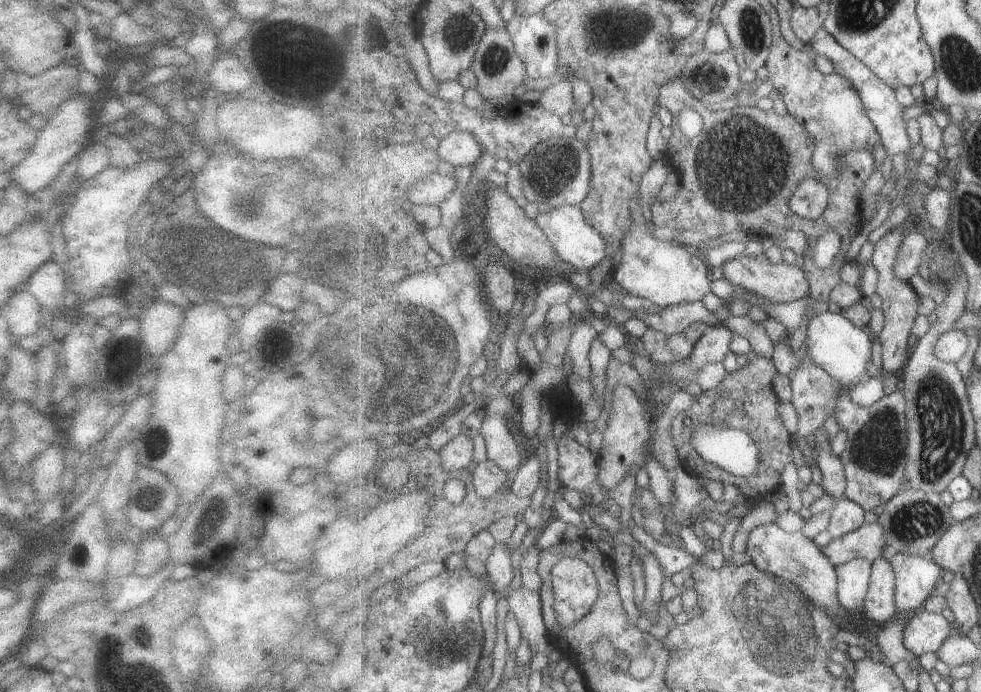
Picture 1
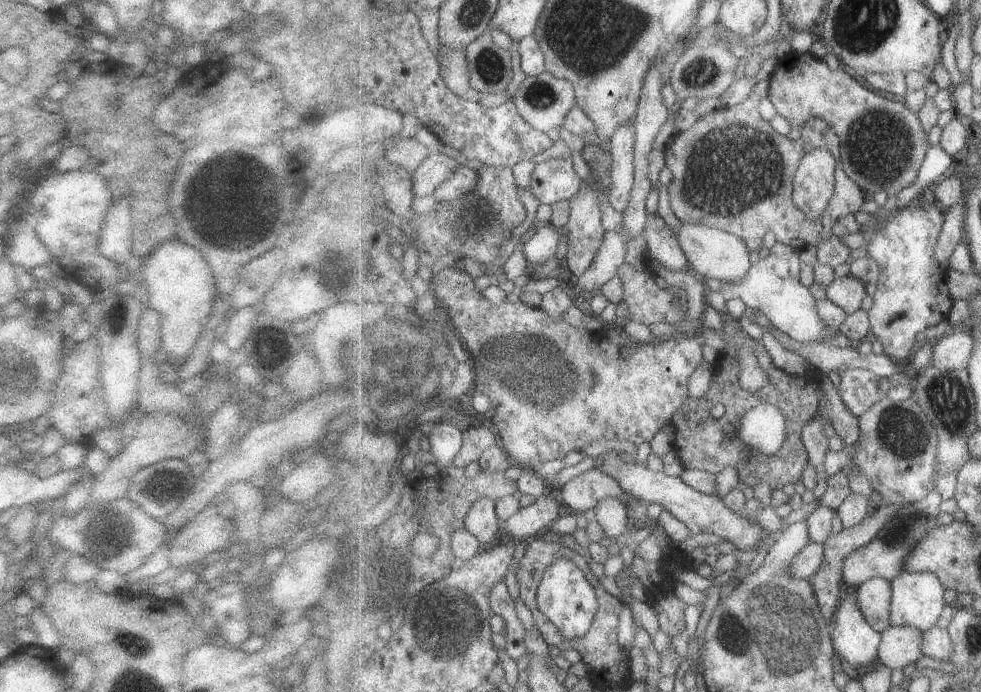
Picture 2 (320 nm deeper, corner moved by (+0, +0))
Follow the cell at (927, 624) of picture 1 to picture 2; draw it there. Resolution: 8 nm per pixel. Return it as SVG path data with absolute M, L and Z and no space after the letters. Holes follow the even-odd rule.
M892 626L882 633L880 662L890 668L903 669L915 664L923 655L925 632L913 626Z

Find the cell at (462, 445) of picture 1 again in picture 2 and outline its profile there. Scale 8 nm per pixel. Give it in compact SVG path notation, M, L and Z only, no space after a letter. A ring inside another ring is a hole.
M445 420L438 421L430 434L431 454L435 459L435 466L441 473L444 468L453 465L453 459L461 450L464 431L459 430Z

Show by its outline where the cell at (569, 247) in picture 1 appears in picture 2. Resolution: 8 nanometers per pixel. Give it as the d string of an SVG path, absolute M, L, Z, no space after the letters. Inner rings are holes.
M555 225L540 227L522 246L528 263L532 267L545 264L549 258L555 256L561 240L563 232Z

